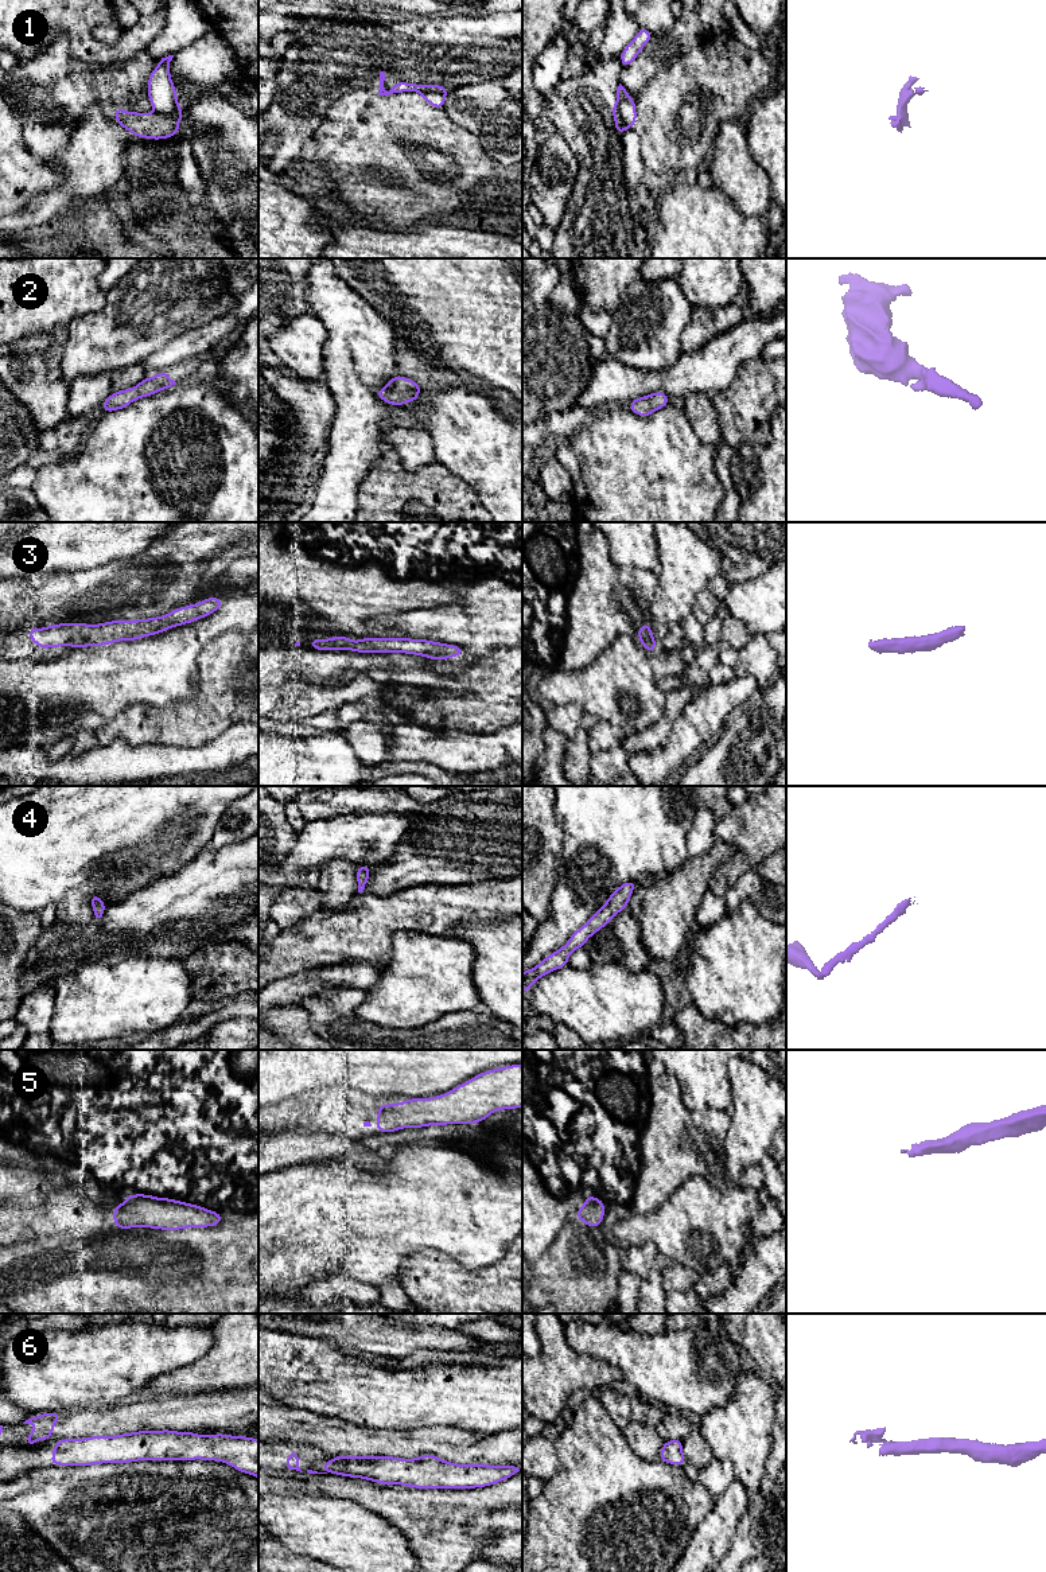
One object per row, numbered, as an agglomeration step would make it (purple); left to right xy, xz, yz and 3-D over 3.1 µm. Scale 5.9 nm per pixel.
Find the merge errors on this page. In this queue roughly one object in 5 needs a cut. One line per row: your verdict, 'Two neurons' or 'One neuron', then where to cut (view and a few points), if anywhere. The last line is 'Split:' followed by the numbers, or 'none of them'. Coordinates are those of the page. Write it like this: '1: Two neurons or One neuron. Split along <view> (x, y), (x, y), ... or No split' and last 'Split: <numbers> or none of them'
1: Two neurons. Split along xy (178, 104), (177, 109), (171, 113), (156, 113)
2: One neuron. No split
3: One neuron. No split
4: One neuron. No split
5: One neuron. No split
6: Two neurons. Split along xy (63, 1439), (67, 1439)
Split: 1, 6

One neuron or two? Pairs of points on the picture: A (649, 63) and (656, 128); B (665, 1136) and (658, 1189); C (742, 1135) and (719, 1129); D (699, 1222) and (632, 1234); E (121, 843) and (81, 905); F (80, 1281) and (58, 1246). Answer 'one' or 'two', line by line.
A: two
B: one
C: two
D: one
E: two
F: one

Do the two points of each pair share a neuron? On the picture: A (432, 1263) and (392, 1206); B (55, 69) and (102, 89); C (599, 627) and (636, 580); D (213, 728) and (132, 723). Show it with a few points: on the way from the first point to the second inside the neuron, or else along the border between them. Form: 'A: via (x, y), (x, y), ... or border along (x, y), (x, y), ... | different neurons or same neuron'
A: border along (413, 1253), (407, 1257) | different neurons
B: via (67, 81), (72, 85), (90, 85) | same neuron
C: via (599, 610), (599, 592), (618, 576) | same neuron
D: via (193, 728), (152, 726) | same neuron

